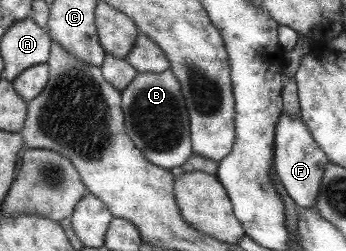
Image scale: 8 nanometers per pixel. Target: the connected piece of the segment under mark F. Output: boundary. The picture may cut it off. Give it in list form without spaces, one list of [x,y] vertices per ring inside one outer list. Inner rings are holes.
[[[289,114],[279,117],[274,138],[273,164],[280,182],[298,208],[315,209],[322,188],[322,178],[325,176],[326,166],[330,163],[329,156],[315,142],[309,128],[301,118],[293,118]]]

